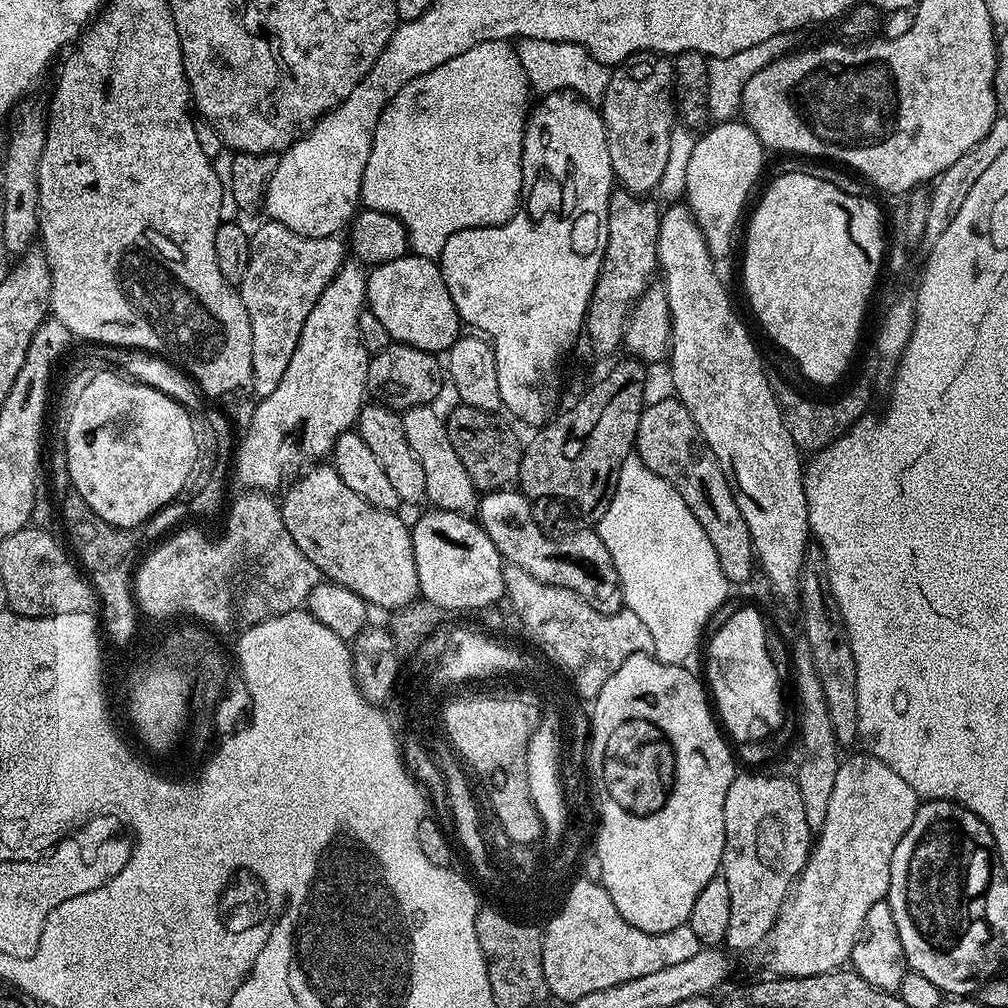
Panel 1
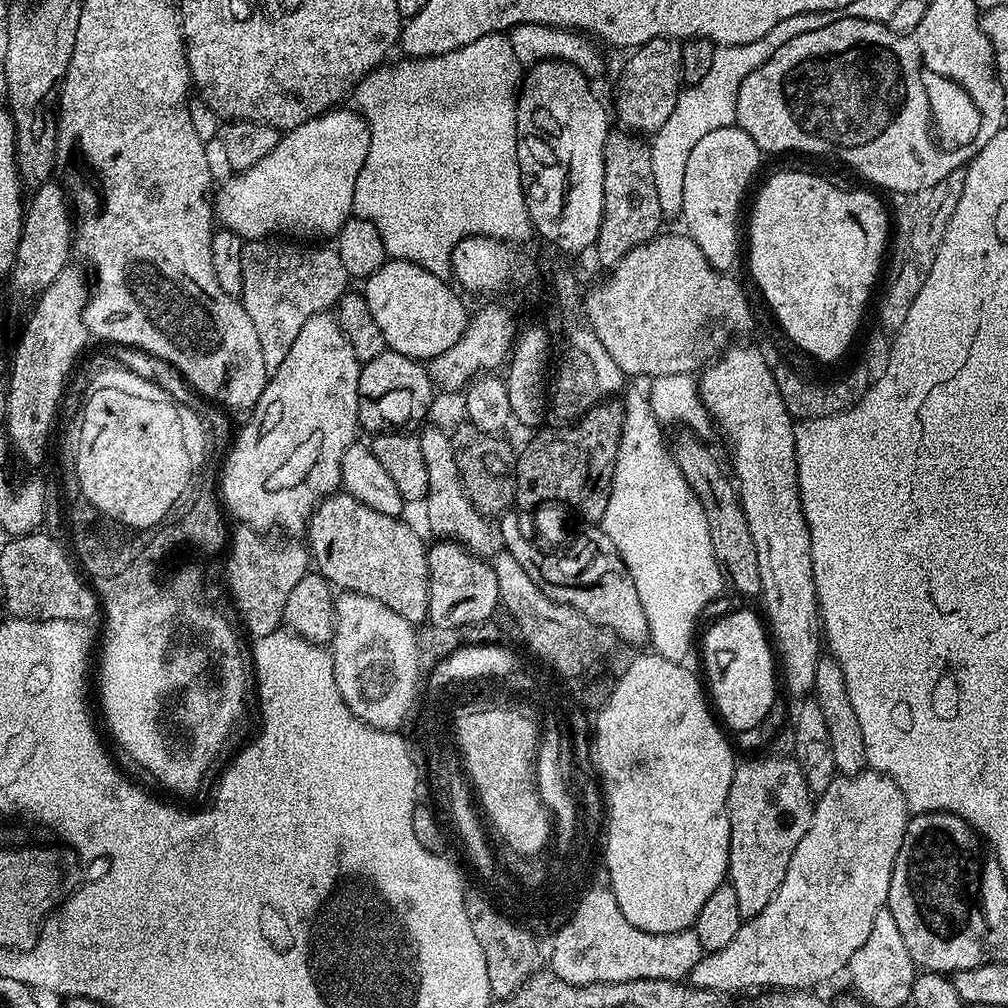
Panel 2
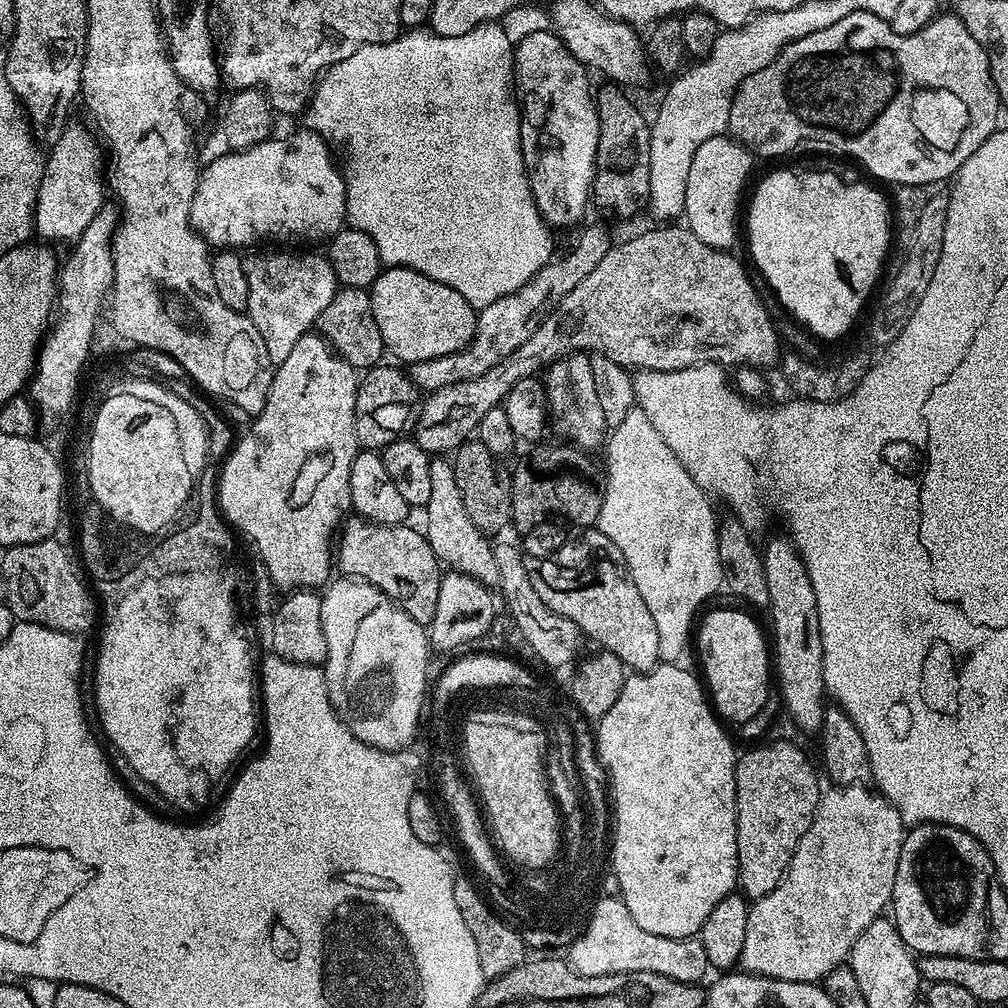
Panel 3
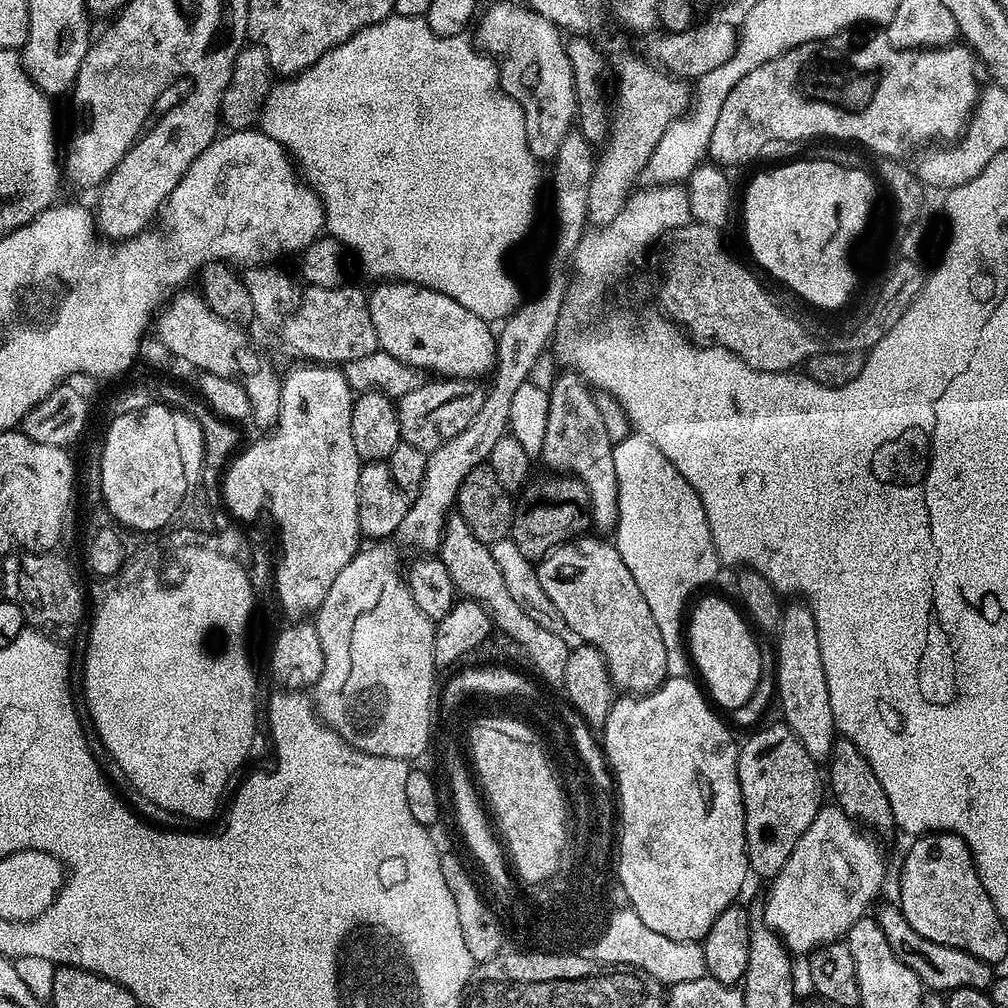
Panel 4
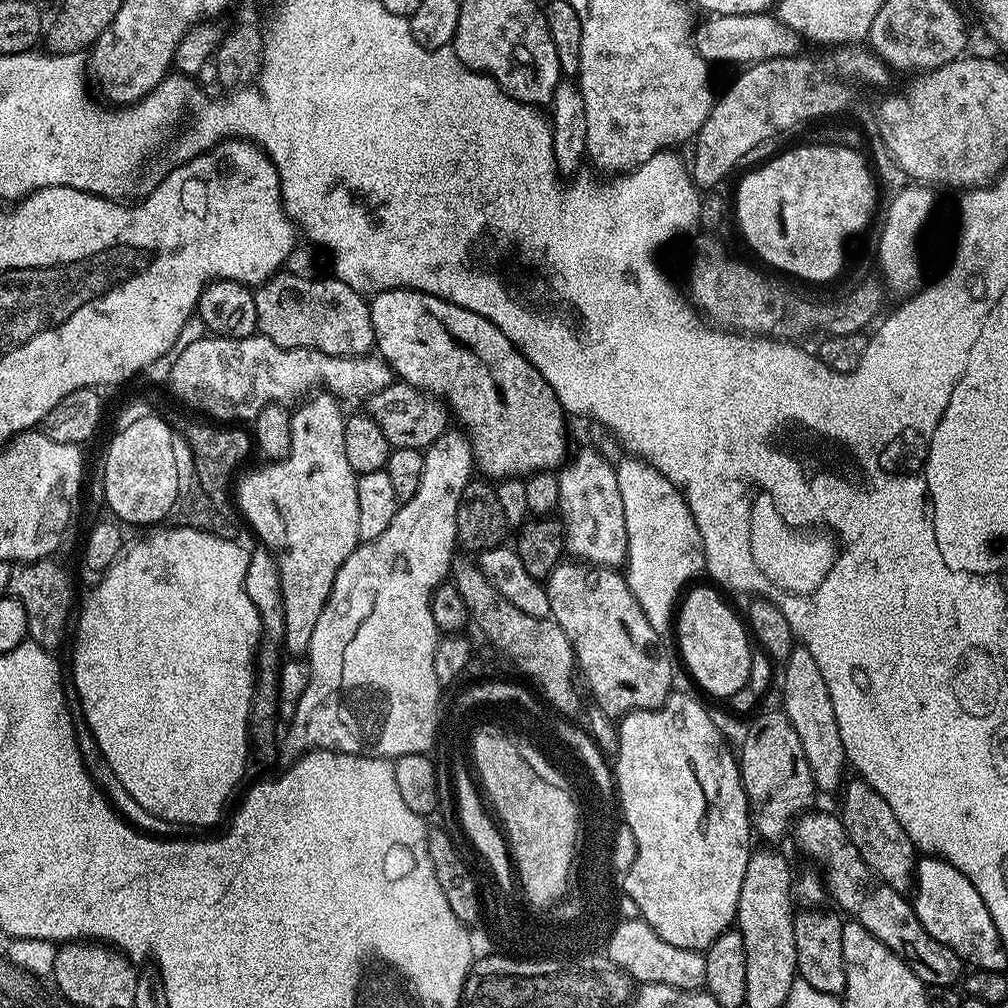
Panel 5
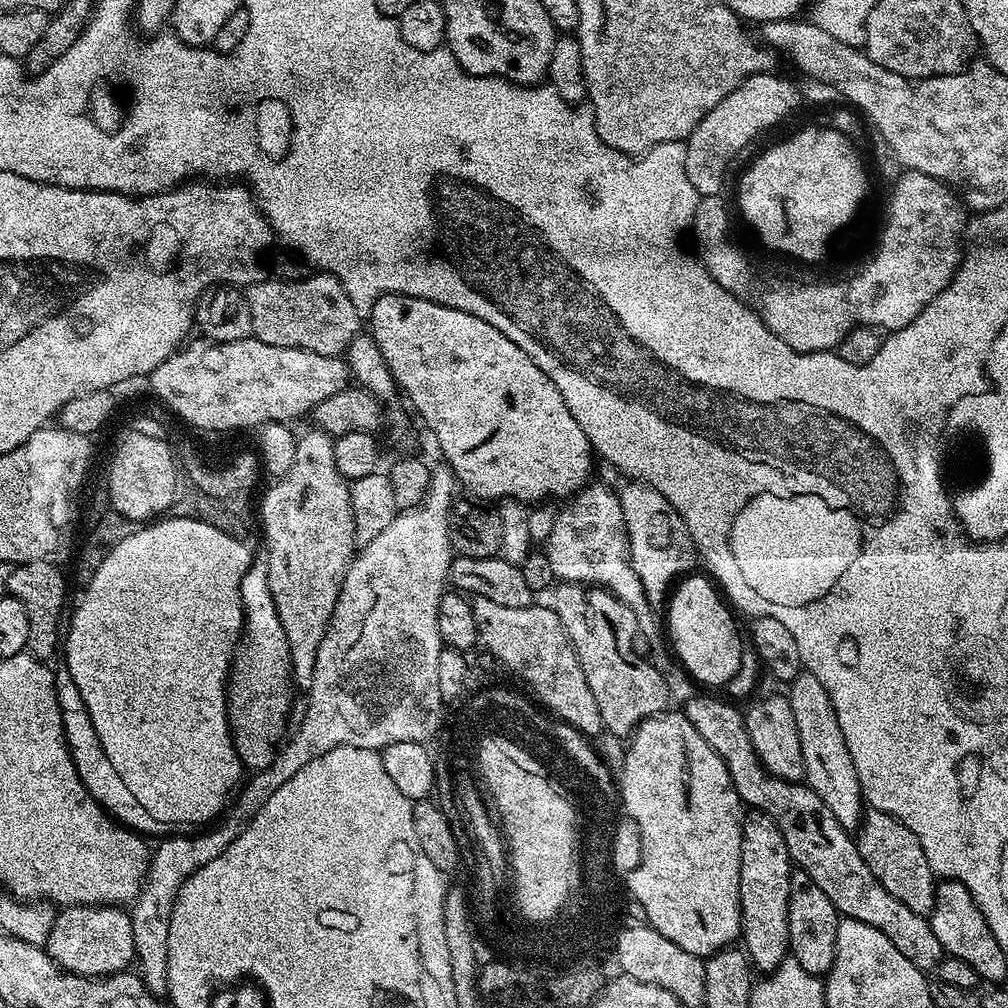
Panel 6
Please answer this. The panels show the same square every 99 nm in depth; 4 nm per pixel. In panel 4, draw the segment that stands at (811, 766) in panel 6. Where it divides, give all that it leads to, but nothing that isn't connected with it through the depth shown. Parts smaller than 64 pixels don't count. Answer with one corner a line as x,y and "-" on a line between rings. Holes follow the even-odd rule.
807,603
792,604
780,613
780,627
774,647
776,657
776,690
778,708
784,711
783,723
796,735
798,742
806,746
806,754
817,762
824,762
832,755
838,733
834,722
834,710
830,710
830,690
826,686
826,670
822,666
822,654
818,650
818,626

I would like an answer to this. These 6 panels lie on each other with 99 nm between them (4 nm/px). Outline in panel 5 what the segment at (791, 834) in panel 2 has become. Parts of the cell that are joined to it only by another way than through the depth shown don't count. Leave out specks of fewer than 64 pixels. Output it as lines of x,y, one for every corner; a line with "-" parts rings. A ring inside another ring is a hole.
783,710
762,712
749,726
748,733
745,734
744,741
740,744
740,752
738,748
738,763
755,835
759,839
761,836
764,842
772,842
768,840
780,840
787,832
789,835
798,817
813,807
812,799
818,796
818,789
810,774
810,762
806,762
806,750
802,750
802,738
798,738
798,730
794,730
790,718

